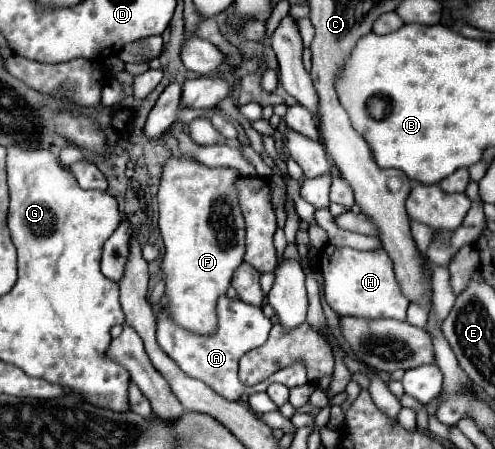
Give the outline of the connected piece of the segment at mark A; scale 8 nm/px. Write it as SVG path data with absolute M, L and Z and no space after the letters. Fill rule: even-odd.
M225 294L217 300L217 330L209 336L199 336L193 334L185 328L181 328L179 324L175 324L169 318L169 300L167 296L161 296L159 306L155 308L155 316L157 316L157 342L163 348L163 352L167 352L181 368L185 374L203 380L207 386L211 386L217 394L221 394L227 400L239 400L241 394L255 394L255 392L265 392L269 384L279 382L285 384L287 388L295 388L295 386L303 386L307 384L307 368L303 362L293 362L289 366L285 366L283 370L277 370L275 374L271 374L267 380L263 380L257 386L243 386L237 378L237 364L239 358L249 352L251 348L261 346L271 330L271 320L265 318L265 314L261 312L261 308L249 306L241 300L231 300Z

